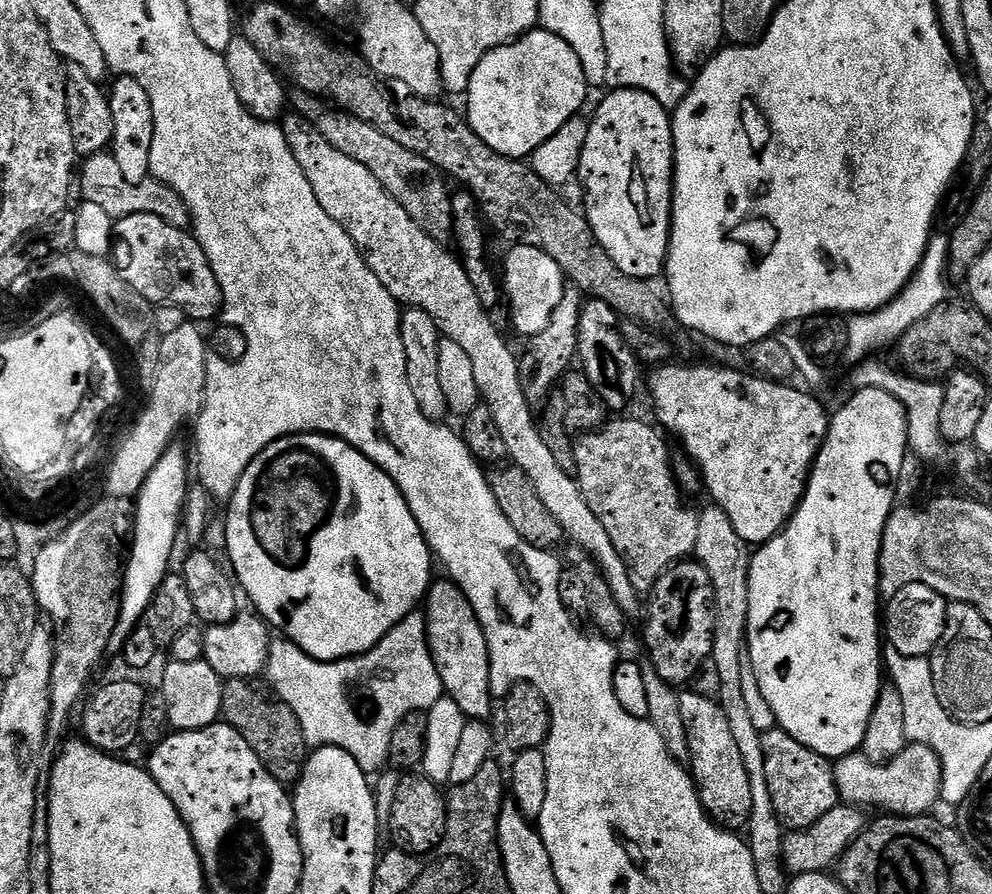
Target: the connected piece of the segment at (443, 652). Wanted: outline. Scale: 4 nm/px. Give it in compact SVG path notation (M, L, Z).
M450 578L443 579L437 579L429 587L422 608L428 631L428 649L432 651L434 666L438 666L447 699L459 706L468 720L487 721L492 712L494 697L486 634L464 591Z

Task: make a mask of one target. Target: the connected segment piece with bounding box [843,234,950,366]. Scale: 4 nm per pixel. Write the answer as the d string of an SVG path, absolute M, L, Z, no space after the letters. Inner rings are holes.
M933 235L932 239L928 241L928 249L924 252L922 262L910 278L908 285L889 304L882 306L876 312L862 312L853 315L848 320L848 345L843 359L849 360L849 365L861 364L863 360L880 354L883 348L891 349L906 334L906 330L910 330L910 326L914 326L914 322L922 322L922 318L926 318L926 314L930 314L930 310L934 310L934 306L949 299L948 241L947 235Z

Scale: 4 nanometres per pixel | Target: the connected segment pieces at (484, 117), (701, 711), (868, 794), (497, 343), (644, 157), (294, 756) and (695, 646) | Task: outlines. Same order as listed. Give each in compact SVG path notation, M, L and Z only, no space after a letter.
M533 30L527 32L520 39L512 41L511 44L492 48L484 55L482 62L478 62L478 66L474 66L474 74L470 78L470 86L466 93L466 99L468 99L466 119L474 130L474 134L478 134L478 138L482 138L482 142L486 142L486 146L490 146L490 150L498 150L498 154L508 156L512 160L524 160L531 157L532 152L538 150L538 146L542 146L542 142L546 142L546 138L554 138L554 134L558 134L558 130L562 130L562 126L566 126L566 122L570 122L575 116L581 115L582 109L580 107L587 102L588 94L590 94L590 87L587 84L586 76L583 74L583 64L578 58L578 54L571 49L566 41L554 33L545 30Z
M693 690L680 692L680 705L682 722L686 722L690 775L705 812L717 826L725 830L743 829L752 813L750 776L746 774L746 762L742 762L738 742L734 742L730 718L726 718L722 706L713 697L703 696Z
M909 743L887 764L875 764L873 760L867 760L863 754L841 756L834 764L836 770L836 785L841 801L846 804L854 804L865 810L871 808L884 808L885 813L894 816L922 816L933 811L932 807L940 800L940 787L942 786L942 766L938 754L934 754L932 748L925 744Z
M285 115L282 127L286 146L290 146L290 154L298 158L298 166L302 166L302 174L306 174L306 182L310 182L314 190L318 206L322 206L322 210L326 210L326 214L330 214L330 218L350 234L366 266L370 266L378 282L390 290L401 306L426 310L426 314L430 314L440 327L441 337L462 346L473 366L483 407L488 408L494 422L498 422L498 434L502 434L502 442L506 442L508 460L520 468L530 482L534 482L538 498L542 498L546 510L554 514L565 537L572 540L575 547L586 550L596 561L606 578L606 586L610 586L610 594L614 594L614 602L622 606L624 615L629 618L640 616L642 594L632 584L630 570L622 554L618 554L614 538L610 538L610 534L606 534L606 526L594 518L594 510L590 510L575 475L562 470L552 451L546 447L537 413L530 402L526 402L526 394L522 394L517 353L512 353L511 346L496 329L493 313L482 306L461 257L455 251L447 252L441 241L430 238L430 234L426 234L426 230L422 230L422 226L402 210L399 202L384 189L378 178L374 178L374 174L370 174L370 170L366 170L366 166L342 154L342 150L334 150L334 146L322 138L306 117Z
M617 88L607 93L609 96L596 108L596 113L590 116L588 133L586 134L586 146L582 146L582 158L580 159L579 179L584 179L584 205L583 211L588 217L588 225L594 230L594 238L614 258L614 266L622 270L622 274L630 274L630 278L655 281L655 276L665 271L668 262L668 239L672 237L672 178L674 175L674 153L672 150L672 118L669 109L645 92L639 92L633 88Z
M259 679L224 680L224 693L220 707L223 719L231 728L238 730L246 742L250 742L250 750L258 754L260 761L266 765L269 774L279 784L295 785L300 778L301 765L310 752L310 745L304 741L302 726L284 701L277 698L271 687Z
M695 559L681 560L656 579L647 597L644 614L645 618L647 616L644 642L652 659L649 660L651 667L673 686L694 681L697 673L709 663L714 646L716 609L710 574L706 574Z

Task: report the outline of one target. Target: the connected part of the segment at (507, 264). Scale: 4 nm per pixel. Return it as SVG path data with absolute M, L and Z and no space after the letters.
M514 244L507 249L508 257L502 260L502 290L506 295L506 306L512 310L512 322L521 338L534 334L542 334L554 315L558 302L562 302L562 294L566 287L564 272L550 258L550 254L542 254L542 250L534 250L525 244Z

